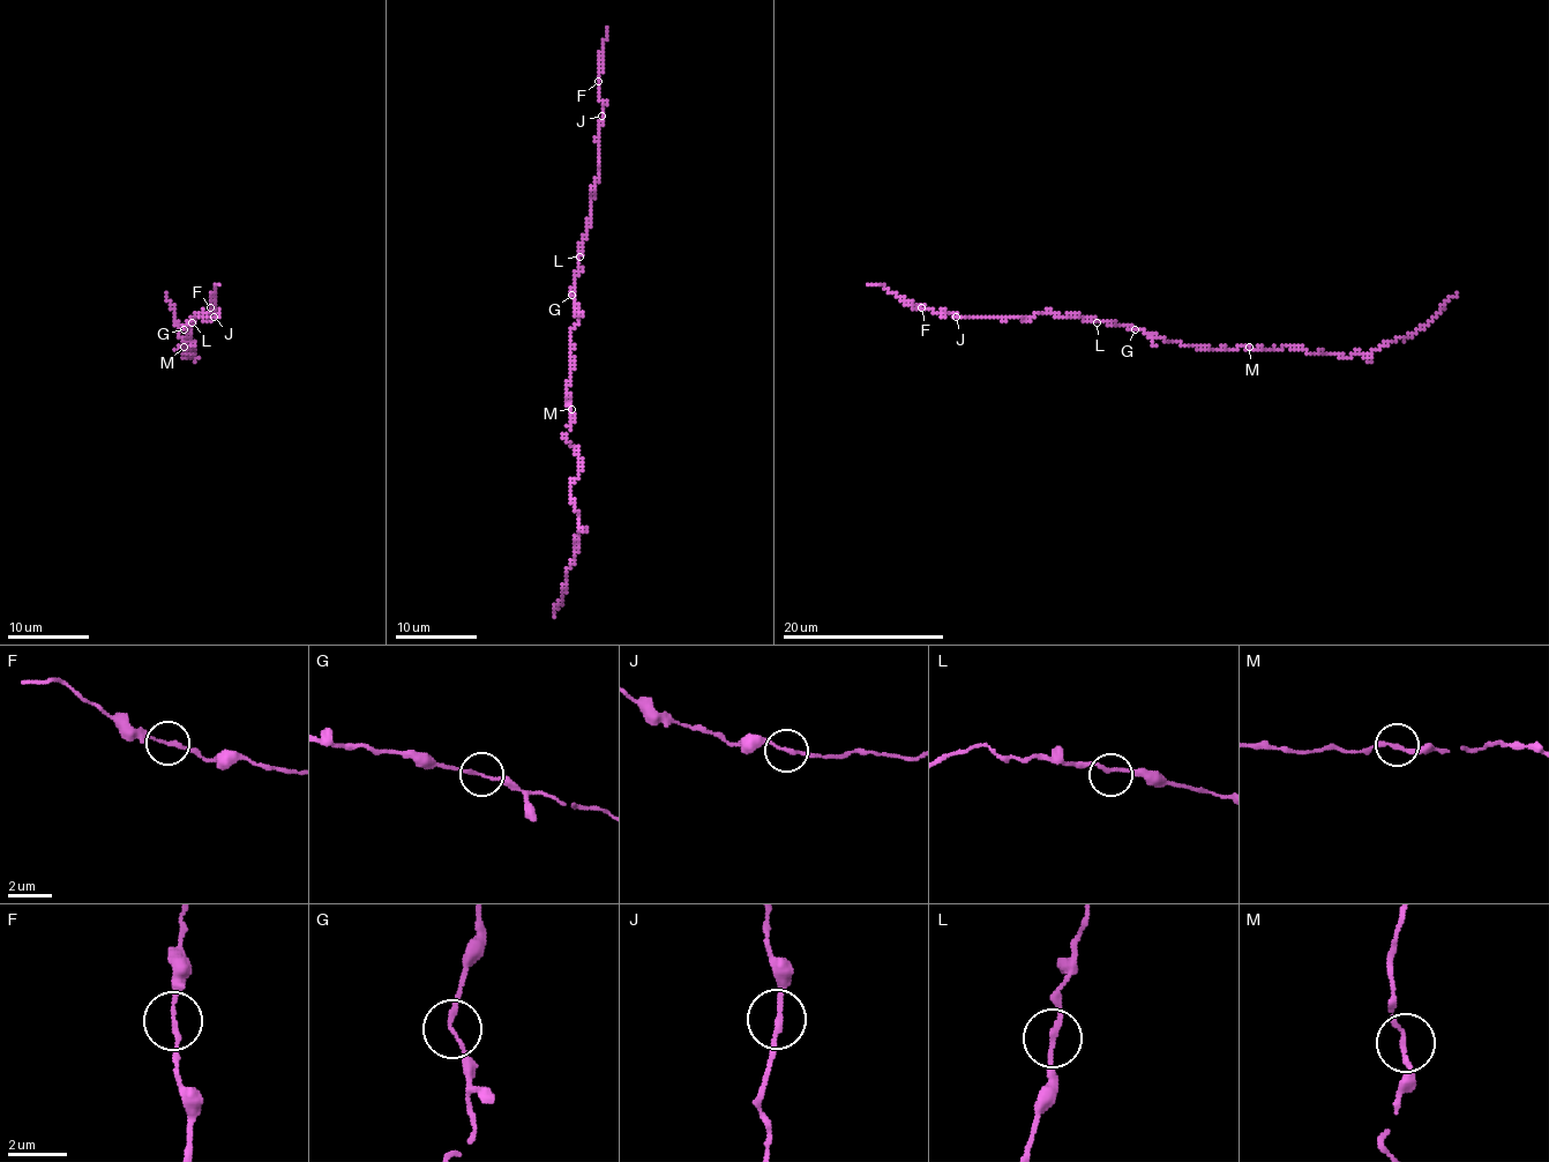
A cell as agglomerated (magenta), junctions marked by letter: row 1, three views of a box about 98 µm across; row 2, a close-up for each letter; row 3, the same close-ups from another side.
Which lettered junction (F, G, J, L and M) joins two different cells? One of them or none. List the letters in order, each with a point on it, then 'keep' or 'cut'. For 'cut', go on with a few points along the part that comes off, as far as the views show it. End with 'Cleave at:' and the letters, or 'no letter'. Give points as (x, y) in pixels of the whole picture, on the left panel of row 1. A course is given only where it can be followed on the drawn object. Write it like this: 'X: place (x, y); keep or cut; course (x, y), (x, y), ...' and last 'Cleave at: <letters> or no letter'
F: place (210, 307); cut; course (210, 308), (218, 285)
G: place (184, 329); keep
J: place (214, 317); keep
L: place (192, 322); keep
M: place (184, 347); keep
Cleave at: F

